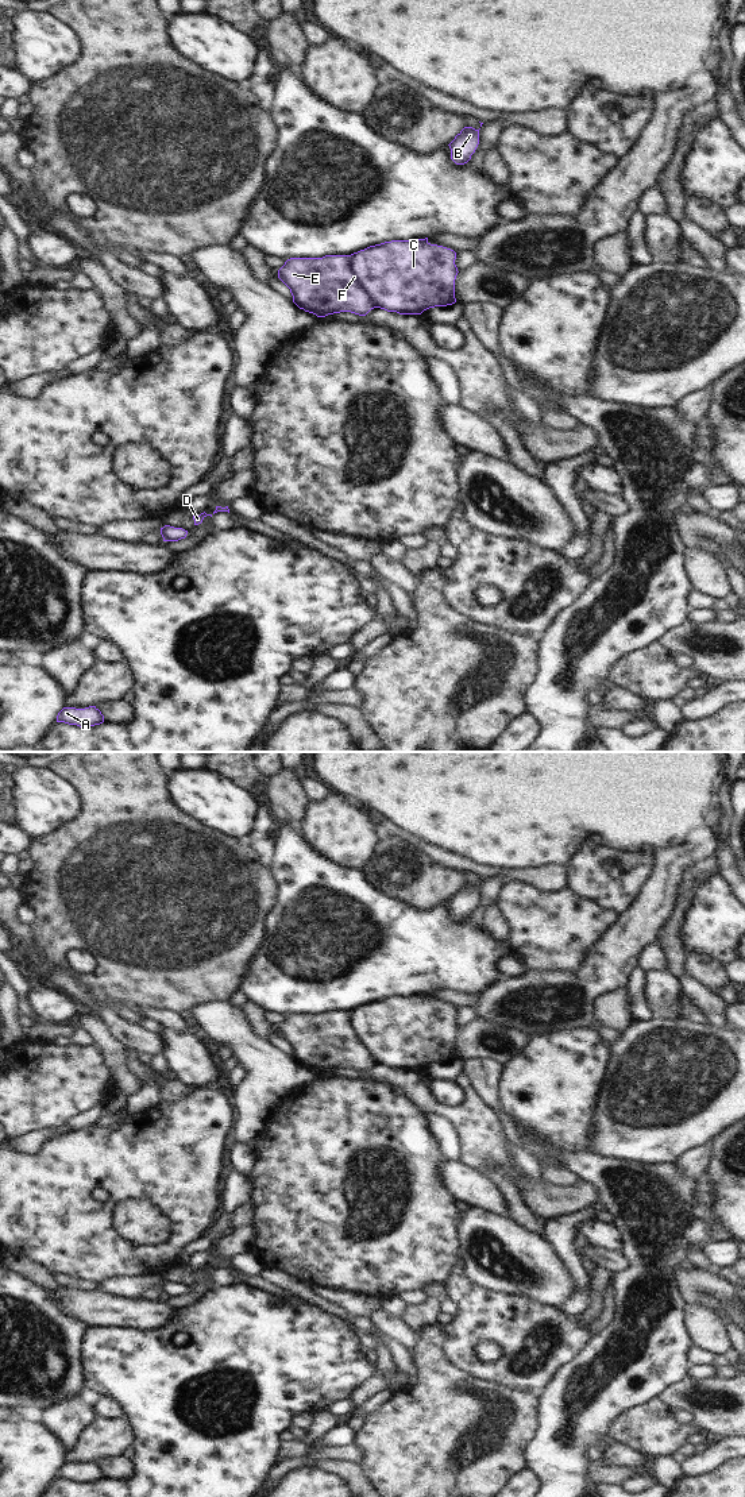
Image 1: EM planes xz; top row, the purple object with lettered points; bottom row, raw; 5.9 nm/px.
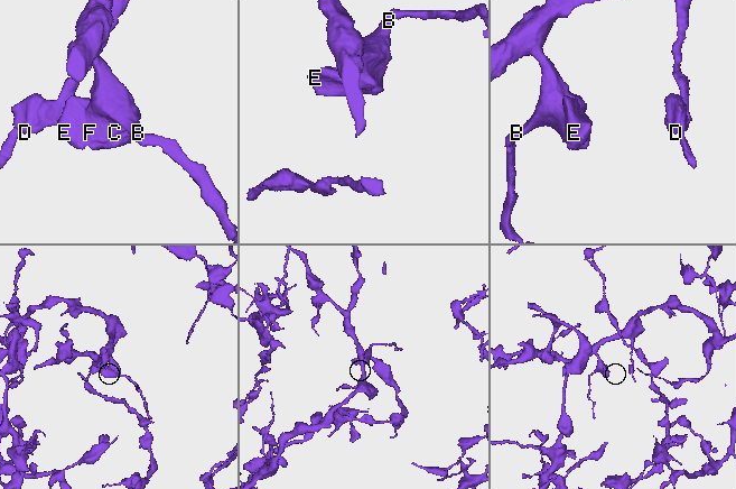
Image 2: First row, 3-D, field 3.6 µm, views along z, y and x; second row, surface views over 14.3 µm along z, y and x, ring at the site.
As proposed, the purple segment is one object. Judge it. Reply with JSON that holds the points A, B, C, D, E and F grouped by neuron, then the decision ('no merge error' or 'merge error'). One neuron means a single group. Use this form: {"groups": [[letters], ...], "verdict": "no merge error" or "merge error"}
{"groups": [["A", "B", "C", "D", "E", "F"]], "verdict": "no merge error"}

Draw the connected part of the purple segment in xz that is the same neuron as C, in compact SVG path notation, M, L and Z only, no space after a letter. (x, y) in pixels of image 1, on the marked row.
M428 238L410 240L391 240L370 246L351 255L325 255L323 258L290 258L278 270L278 278L290 289L293 302L317 317L351 312L366 316L371 309L381 308L399 315L421 315L435 306L456 302L455 279L458 267L456 252L451 248L431 244Z

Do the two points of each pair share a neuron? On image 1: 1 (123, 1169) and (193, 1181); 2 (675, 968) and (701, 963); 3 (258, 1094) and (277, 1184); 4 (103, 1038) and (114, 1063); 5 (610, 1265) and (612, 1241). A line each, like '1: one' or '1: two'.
1: one
2: two
3: two
4: one
5: two

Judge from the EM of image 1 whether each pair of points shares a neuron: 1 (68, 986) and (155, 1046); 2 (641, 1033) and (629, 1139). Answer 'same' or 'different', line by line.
1: same
2: same

